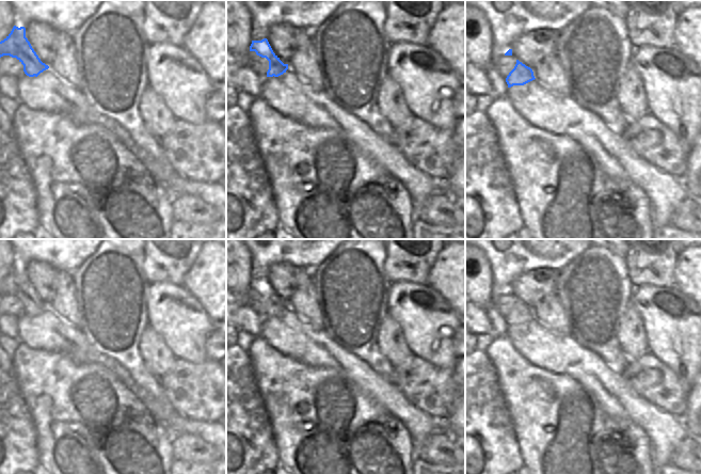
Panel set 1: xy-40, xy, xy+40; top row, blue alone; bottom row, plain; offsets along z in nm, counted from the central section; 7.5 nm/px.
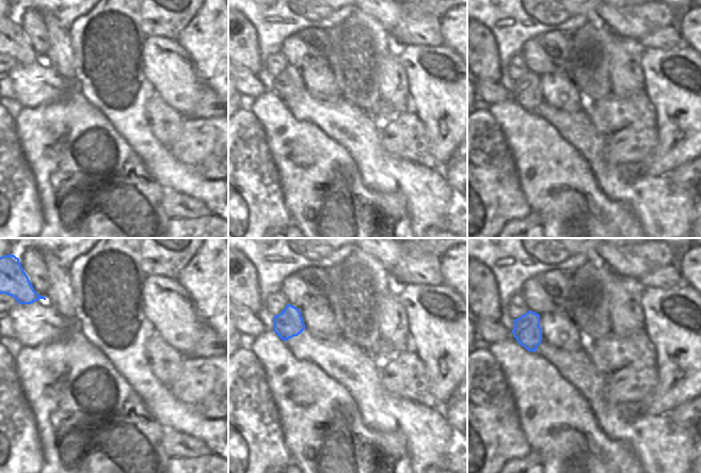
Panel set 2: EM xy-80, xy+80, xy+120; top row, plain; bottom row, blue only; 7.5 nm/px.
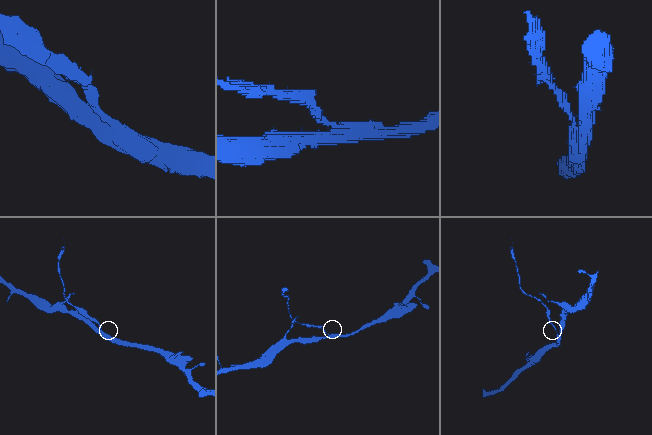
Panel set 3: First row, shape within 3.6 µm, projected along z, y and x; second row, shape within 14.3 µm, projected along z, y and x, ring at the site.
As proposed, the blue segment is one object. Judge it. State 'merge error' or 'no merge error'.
merge error

